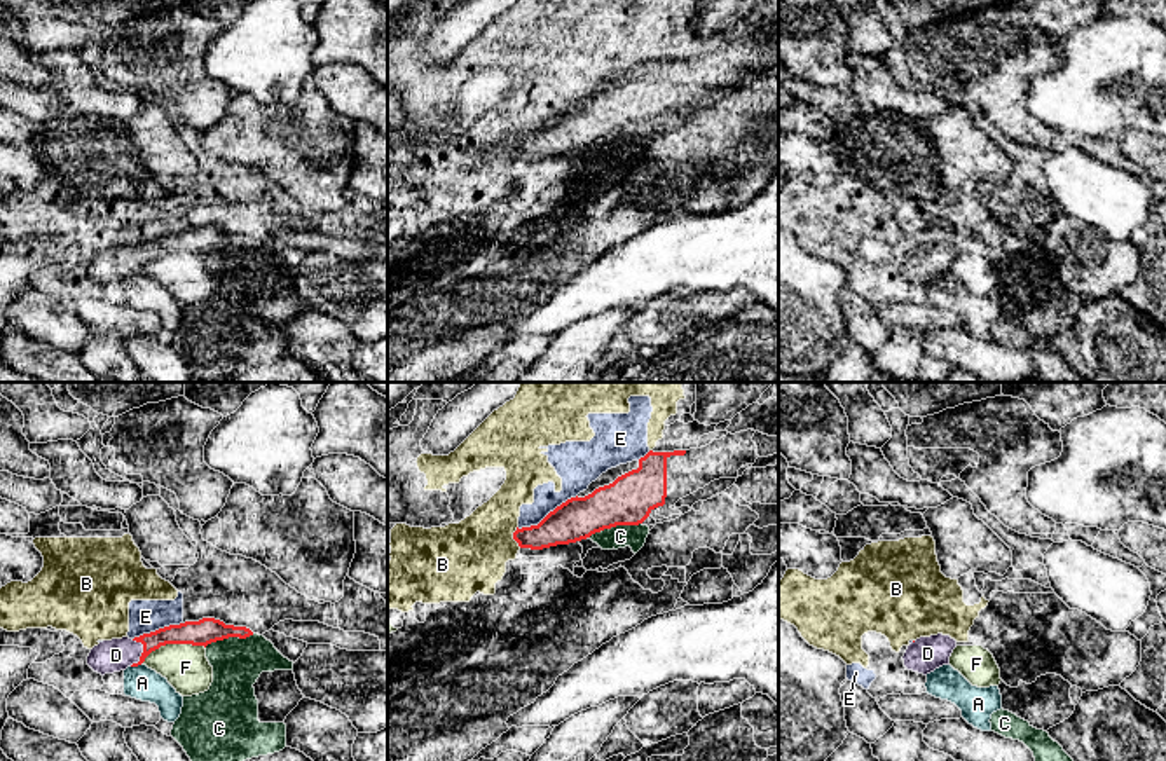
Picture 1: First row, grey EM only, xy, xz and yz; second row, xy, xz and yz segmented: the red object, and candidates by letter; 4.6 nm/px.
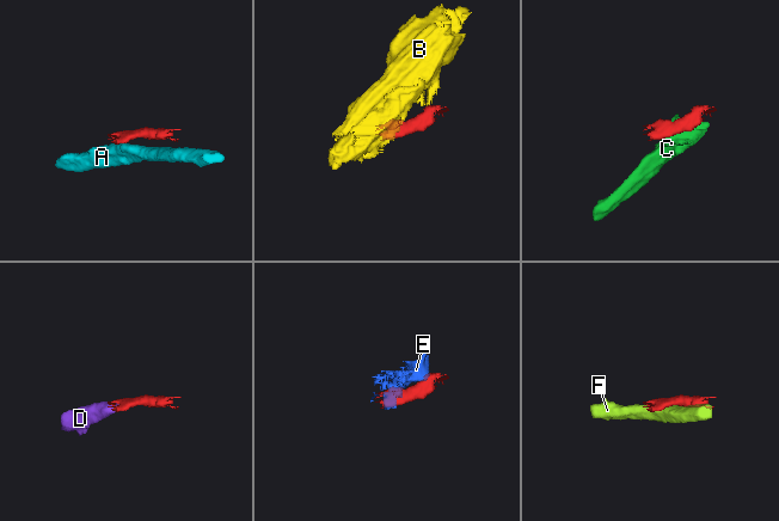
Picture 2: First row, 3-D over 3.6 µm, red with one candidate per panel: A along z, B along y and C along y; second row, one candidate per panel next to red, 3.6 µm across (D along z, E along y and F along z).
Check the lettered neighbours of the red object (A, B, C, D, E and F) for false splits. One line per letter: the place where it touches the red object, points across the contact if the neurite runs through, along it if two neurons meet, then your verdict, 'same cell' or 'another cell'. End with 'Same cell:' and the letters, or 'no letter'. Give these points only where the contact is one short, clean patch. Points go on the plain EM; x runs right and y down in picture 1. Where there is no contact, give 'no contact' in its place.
A: contact xy (137, 274); border xy (142, 271), (131, 276); another cell
B: contact xz (514, 145); another cell
C: contact xz (615, 135); another cell
D: contact xy (142, 262); way xy (191, 241), (157, 246), (142, 262), (116, 264); same cell
E: contact xz (548, 123); another cell
F: contact xy (173, 252); another cell
Same cell: D

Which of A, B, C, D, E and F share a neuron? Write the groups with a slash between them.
A / B E / C / D / F

